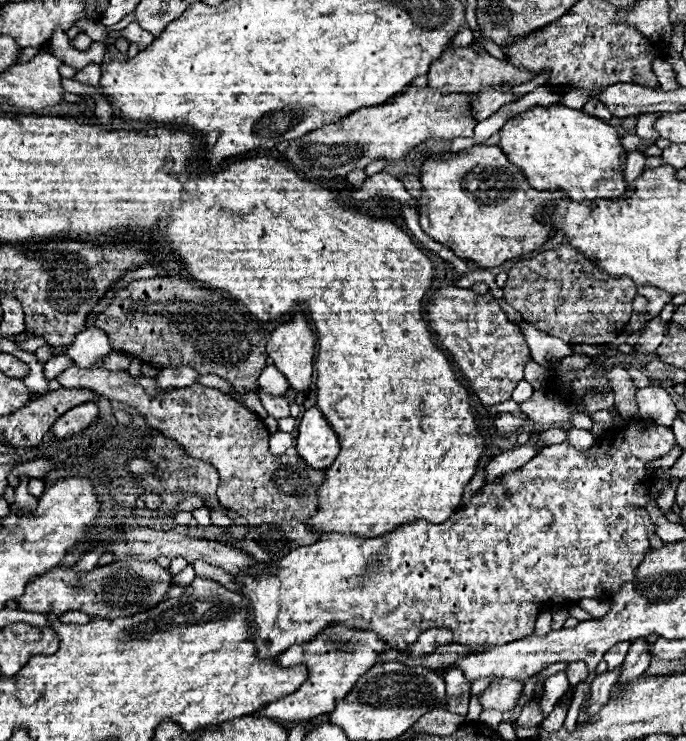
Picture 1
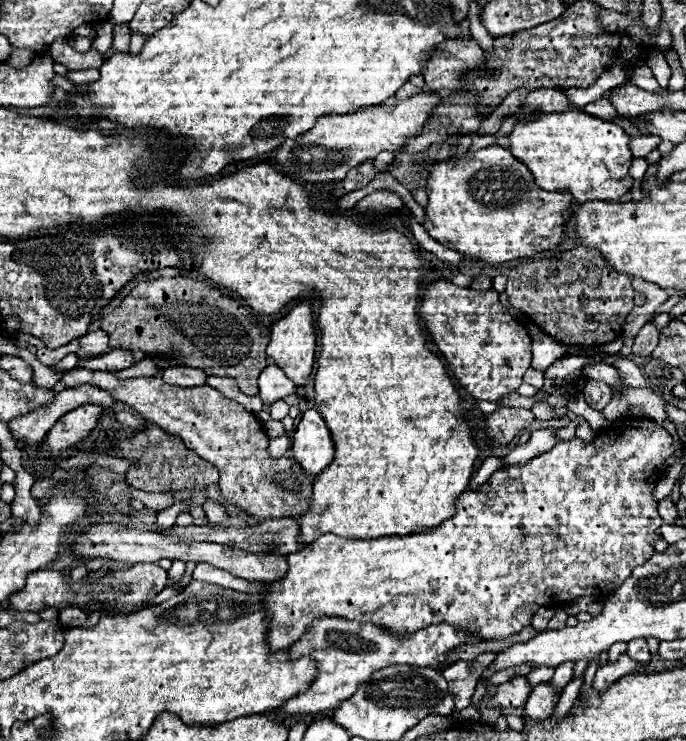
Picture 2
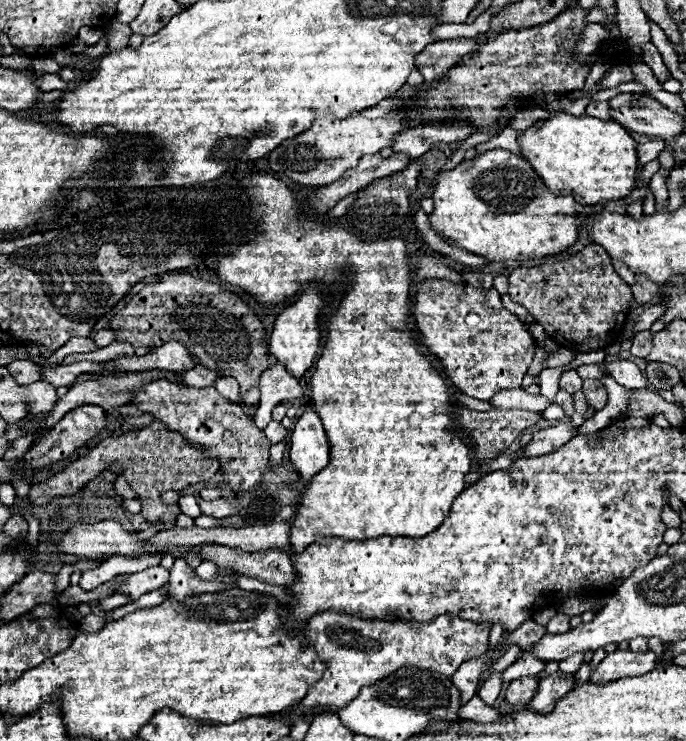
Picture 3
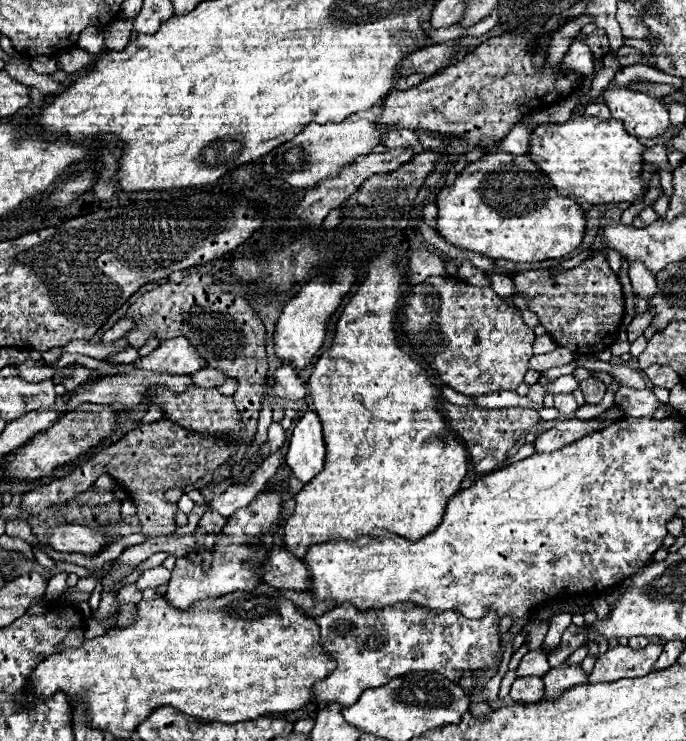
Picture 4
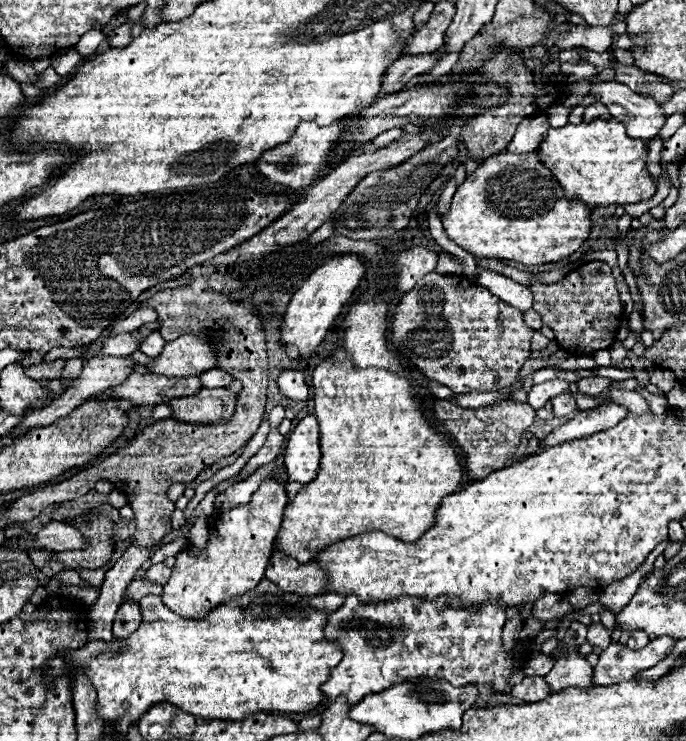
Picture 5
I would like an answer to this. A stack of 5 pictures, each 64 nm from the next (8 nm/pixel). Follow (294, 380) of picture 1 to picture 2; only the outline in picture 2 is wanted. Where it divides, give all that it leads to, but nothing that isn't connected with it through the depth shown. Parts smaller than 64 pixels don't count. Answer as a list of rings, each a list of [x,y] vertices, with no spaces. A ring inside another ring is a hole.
[[[302,300],[298,302],[286,316],[282,316],[274,326],[272,326],[272,336],[268,342],[268,356],[276,360],[276,364],[286,372],[290,380],[294,380],[296,386],[306,384],[312,366],[314,366],[314,356],[316,356],[316,330],[314,330],[314,320],[312,320],[312,300]]]

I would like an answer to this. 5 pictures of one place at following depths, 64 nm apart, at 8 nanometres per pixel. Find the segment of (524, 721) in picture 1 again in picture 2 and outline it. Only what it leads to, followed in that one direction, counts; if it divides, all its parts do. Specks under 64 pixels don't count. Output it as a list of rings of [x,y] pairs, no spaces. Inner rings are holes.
[[[542,682],[538,684],[532,694],[528,696],[528,702],[524,706],[524,718],[530,720],[546,720],[550,718],[560,700],[560,690],[556,690],[550,682]]]

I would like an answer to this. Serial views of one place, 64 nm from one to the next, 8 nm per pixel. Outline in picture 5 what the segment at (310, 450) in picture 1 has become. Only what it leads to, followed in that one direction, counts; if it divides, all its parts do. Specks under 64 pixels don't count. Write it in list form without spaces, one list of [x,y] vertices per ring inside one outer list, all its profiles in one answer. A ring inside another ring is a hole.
[[[308,414],[298,422],[288,440],[284,464],[292,482],[308,484],[316,478],[320,470],[320,440],[316,416]]]

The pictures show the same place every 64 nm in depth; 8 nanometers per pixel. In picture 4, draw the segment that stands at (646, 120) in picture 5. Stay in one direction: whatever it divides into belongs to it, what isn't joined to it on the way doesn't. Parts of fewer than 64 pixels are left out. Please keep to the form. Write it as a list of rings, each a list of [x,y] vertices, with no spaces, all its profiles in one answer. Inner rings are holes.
[[[612,82],[602,90],[602,96],[612,112],[612,118],[624,122],[630,136],[656,138],[668,132],[668,110],[658,98]]]

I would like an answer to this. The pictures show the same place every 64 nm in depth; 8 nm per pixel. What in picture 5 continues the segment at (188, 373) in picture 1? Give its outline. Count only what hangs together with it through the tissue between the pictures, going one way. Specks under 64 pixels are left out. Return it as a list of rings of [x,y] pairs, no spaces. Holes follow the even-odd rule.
[[[214,368],[214,370],[208,370],[204,374],[198,376],[202,386],[204,388],[222,388],[222,386],[230,386],[234,382],[232,376],[228,376],[228,372],[220,370],[220,368]]]

